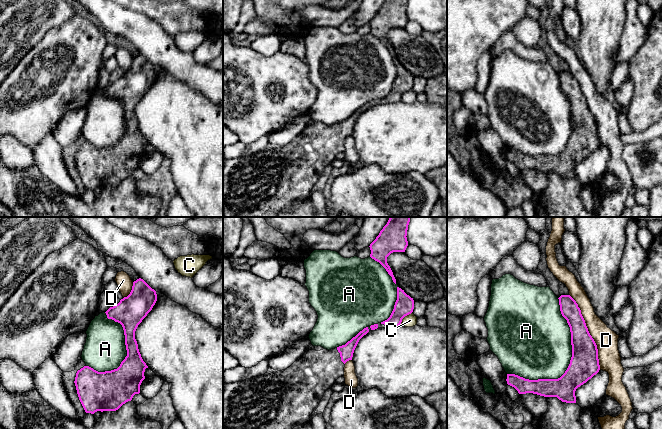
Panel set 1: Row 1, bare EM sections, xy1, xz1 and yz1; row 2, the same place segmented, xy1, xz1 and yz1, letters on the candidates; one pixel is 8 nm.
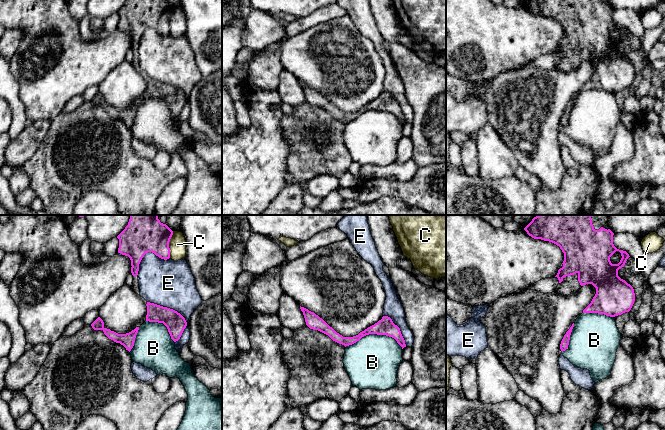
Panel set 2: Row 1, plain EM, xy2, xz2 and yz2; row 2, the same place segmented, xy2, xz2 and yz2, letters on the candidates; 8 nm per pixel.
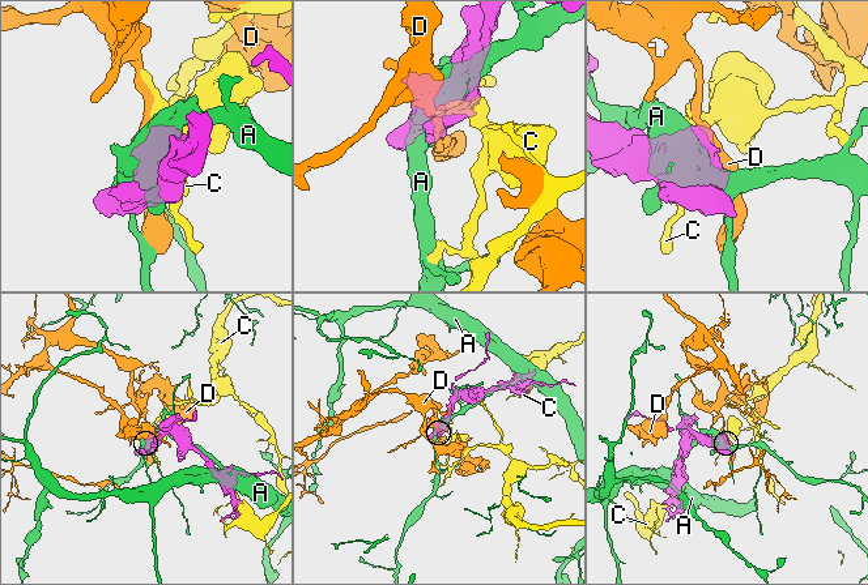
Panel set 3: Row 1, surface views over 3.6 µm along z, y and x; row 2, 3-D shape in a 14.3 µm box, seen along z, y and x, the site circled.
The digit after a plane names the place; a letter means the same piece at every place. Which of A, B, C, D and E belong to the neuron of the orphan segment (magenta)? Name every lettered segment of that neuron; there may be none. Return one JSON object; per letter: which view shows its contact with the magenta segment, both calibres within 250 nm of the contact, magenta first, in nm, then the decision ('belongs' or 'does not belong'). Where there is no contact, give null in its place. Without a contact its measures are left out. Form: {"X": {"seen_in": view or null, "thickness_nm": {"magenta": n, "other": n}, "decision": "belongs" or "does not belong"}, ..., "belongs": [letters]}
{"A": {"seen_in": "yz1", "thickness_nm": {"magenta": 240, "other": 480}, "decision": "does not belong"}, "B": {"seen_in": "xz2", "thickness_nm": {"magenta": 140, "other": 420}, "decision": "does not belong"}, "C": {"seen_in": "xy2", "thickness_nm": {"magenta": 260, "other": 140}, "decision": "does not belong"}, "D": {"seen_in": "yz1", "thickness_nm": {"magenta": 220, "other": 180}, "decision": "does not belong"}, "E": {"seen_in": "xy2", "thickness_nm": {"magenta": 260, "other": 340}, "decision": "does not belong"}, "belongs": []}

